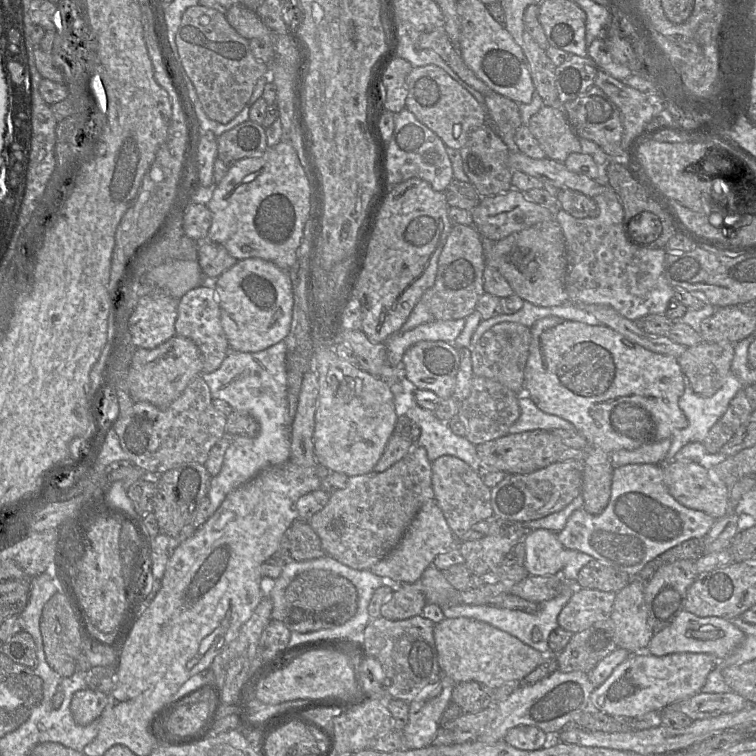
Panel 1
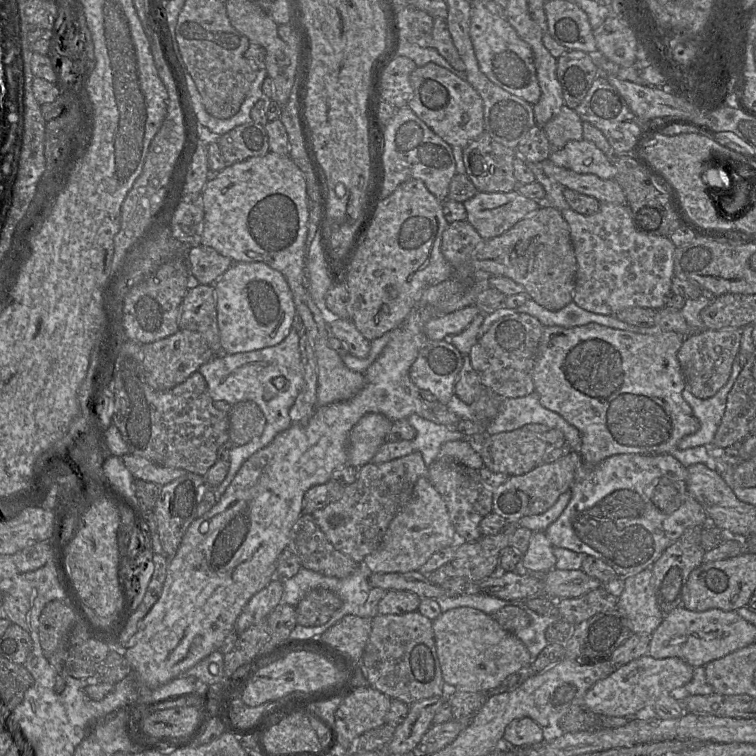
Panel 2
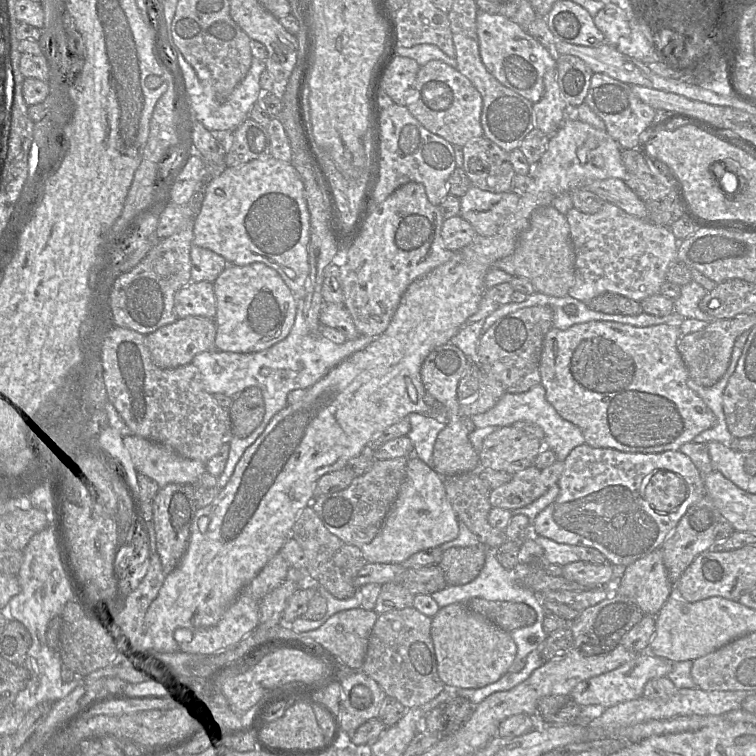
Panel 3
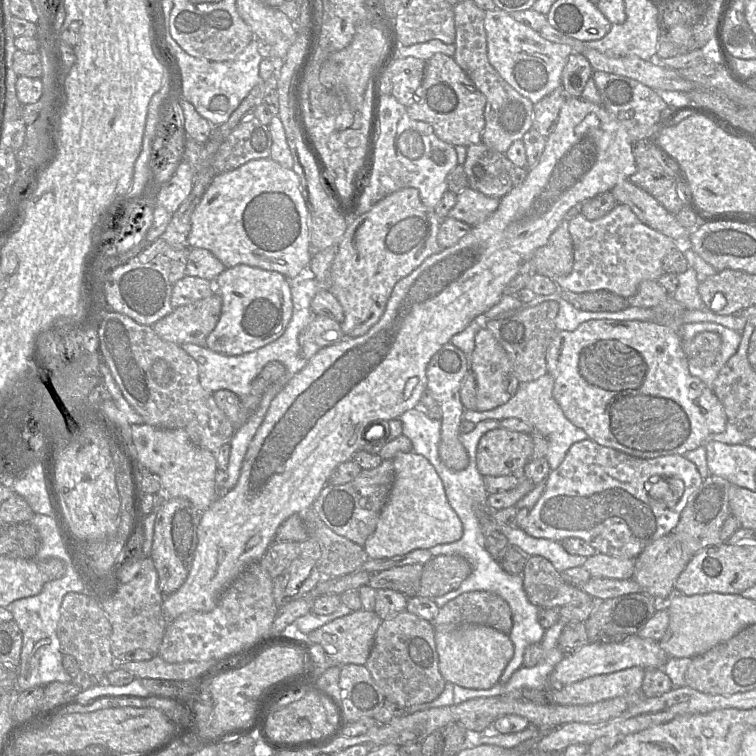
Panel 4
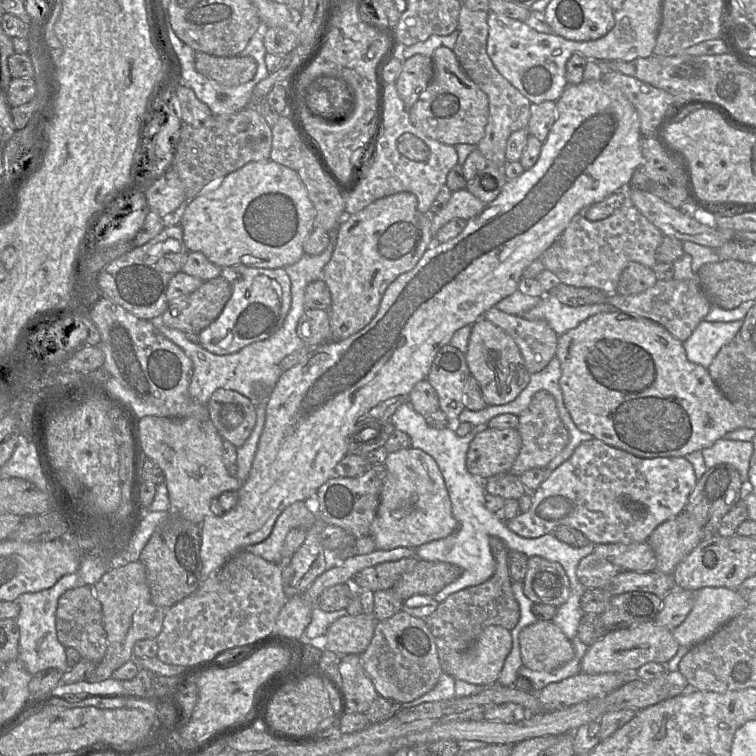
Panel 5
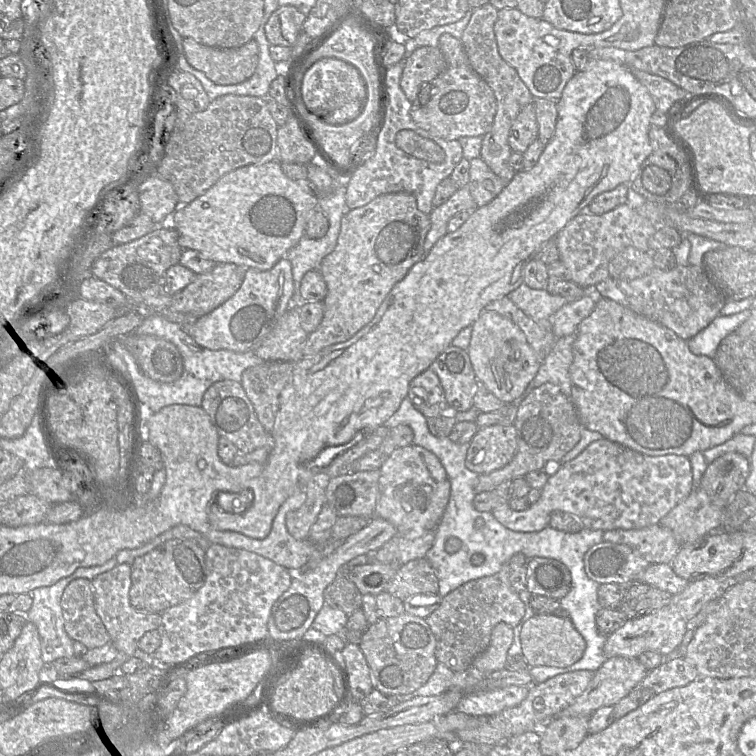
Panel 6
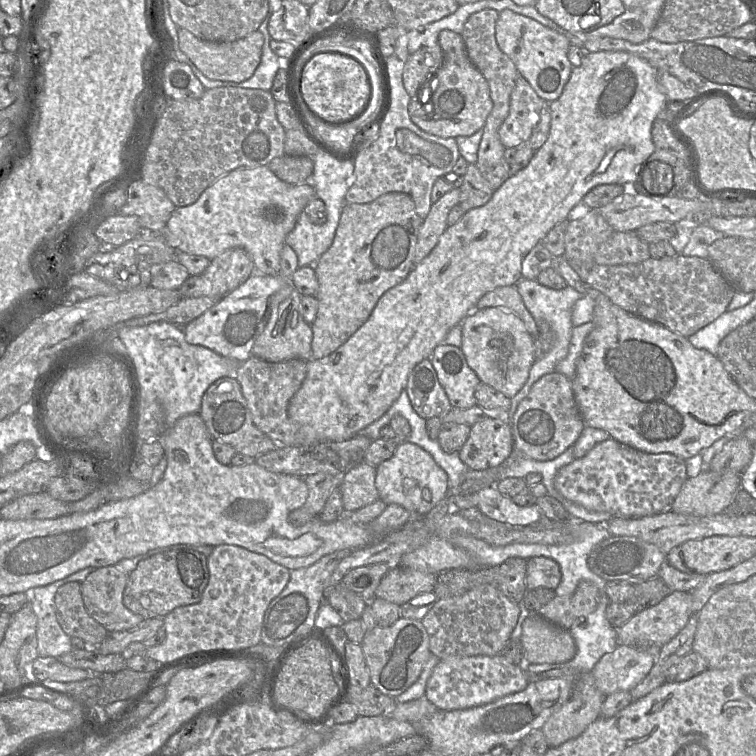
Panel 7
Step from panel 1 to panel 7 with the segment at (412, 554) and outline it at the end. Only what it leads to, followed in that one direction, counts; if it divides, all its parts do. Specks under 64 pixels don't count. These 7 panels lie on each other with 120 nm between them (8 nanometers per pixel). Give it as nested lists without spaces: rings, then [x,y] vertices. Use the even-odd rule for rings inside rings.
[[[405,441],[399,443],[392,458],[376,467],[376,488],[380,500],[404,507],[412,520],[425,516],[448,497],[448,476],[427,451]]]

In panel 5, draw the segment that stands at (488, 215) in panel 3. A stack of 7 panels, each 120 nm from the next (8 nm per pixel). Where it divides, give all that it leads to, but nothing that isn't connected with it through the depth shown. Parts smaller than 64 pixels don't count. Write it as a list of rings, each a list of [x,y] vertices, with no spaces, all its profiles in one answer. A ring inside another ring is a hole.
[[[466,188],[454,191],[446,206],[438,213],[430,215],[431,232],[435,238],[436,233],[449,221],[461,218],[469,220],[480,214],[487,204],[483,203]]]

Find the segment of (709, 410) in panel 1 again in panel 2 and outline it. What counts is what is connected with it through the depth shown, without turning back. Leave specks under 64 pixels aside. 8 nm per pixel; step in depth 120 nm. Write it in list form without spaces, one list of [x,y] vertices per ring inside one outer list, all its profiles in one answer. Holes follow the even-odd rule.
[[[736,365],[726,384],[710,398],[701,399],[696,397],[691,391],[691,386],[686,383],[683,398],[691,406],[699,420],[700,427],[695,433],[683,437],[676,449],[681,450],[697,446],[712,447],[714,436],[725,412],[728,394],[741,369],[740,365]]]

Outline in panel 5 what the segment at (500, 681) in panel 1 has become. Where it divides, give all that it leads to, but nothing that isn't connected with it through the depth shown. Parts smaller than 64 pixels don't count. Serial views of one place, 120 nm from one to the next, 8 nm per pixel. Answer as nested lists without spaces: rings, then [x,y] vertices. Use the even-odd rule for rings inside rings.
[[[491,625],[481,631],[475,643],[468,650],[447,654],[444,657],[442,670],[454,677],[455,680],[481,686],[492,686],[497,683],[511,649],[511,632],[502,626]]]

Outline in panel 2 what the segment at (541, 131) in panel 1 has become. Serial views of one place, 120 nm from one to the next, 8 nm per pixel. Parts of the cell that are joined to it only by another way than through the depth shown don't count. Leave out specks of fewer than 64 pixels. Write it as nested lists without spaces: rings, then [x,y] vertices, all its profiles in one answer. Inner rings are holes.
[[[565,104],[544,125],[544,130],[553,149],[563,148],[569,141],[583,139],[582,120],[574,109]]]

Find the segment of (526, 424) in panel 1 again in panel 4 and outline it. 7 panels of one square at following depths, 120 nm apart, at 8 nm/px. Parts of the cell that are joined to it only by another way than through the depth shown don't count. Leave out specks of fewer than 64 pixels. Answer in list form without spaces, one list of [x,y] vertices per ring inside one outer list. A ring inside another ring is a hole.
[[[546,373],[537,380],[521,383],[513,397],[505,404],[487,411],[464,410],[463,420],[475,425],[483,420],[501,421],[506,418],[517,418],[532,426],[534,431],[542,434],[548,442],[546,454],[551,470],[555,470],[564,460],[569,448],[577,442],[588,439],[584,430],[572,424],[564,415],[559,404],[553,397],[554,380]]]

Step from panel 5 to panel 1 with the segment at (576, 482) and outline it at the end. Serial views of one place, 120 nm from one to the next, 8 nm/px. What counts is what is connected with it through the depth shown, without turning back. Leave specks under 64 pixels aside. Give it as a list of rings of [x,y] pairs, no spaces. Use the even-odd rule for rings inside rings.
[[[628,464],[614,468],[611,496],[603,512],[592,515],[584,508],[575,510],[557,536],[566,549],[586,553],[602,564],[635,577],[648,562],[667,550],[689,539],[703,539],[715,521],[705,512],[683,506],[670,494],[664,482],[663,464]]]

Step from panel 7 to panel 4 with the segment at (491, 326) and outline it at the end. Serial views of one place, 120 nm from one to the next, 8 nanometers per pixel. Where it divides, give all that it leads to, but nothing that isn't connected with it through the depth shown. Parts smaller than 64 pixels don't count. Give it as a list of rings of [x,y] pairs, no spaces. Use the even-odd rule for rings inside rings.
[[[487,327],[481,328],[476,334],[475,347],[471,355],[471,371],[477,384],[477,411],[487,411],[505,404],[514,396],[521,384],[514,373],[509,356]]]

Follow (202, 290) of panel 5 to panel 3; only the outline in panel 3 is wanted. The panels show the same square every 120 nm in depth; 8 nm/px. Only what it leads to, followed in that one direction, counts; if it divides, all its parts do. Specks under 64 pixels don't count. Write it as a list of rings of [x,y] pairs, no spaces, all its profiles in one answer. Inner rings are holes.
[[[188,316],[182,319],[178,318],[174,322],[147,334],[146,346],[156,366],[163,369],[177,368],[191,363],[193,357],[200,352],[217,349],[214,346],[215,335],[215,319],[204,316]]]

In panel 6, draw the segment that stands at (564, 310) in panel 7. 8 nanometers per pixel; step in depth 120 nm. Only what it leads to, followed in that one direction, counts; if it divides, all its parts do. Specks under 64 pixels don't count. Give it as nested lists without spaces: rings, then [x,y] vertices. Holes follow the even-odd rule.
[[[525,283],[507,296],[527,316],[546,330],[551,330],[550,317],[568,303],[565,297],[553,295],[546,289],[532,289]]]

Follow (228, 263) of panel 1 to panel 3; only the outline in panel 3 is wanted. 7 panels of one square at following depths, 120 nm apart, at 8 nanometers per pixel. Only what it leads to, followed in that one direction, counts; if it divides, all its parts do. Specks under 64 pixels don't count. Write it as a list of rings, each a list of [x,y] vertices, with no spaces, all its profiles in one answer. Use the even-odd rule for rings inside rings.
[[[193,241],[190,258],[190,274],[194,282],[208,281],[213,283],[228,265],[228,262],[222,256],[193,244]]]

